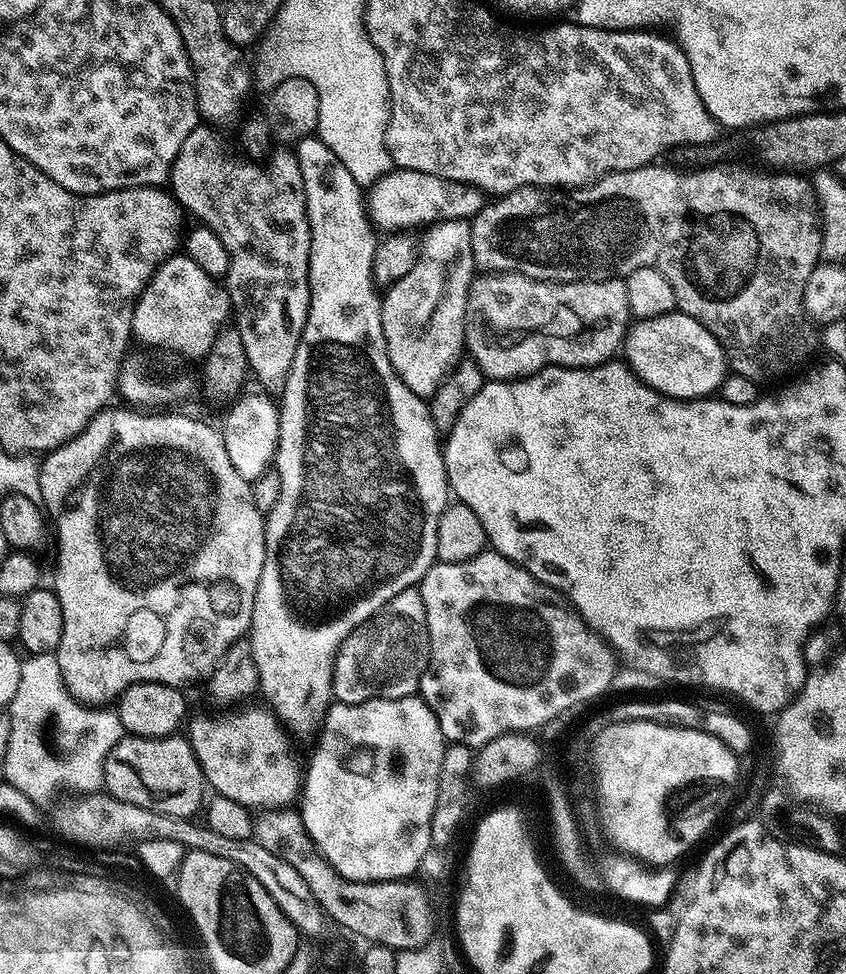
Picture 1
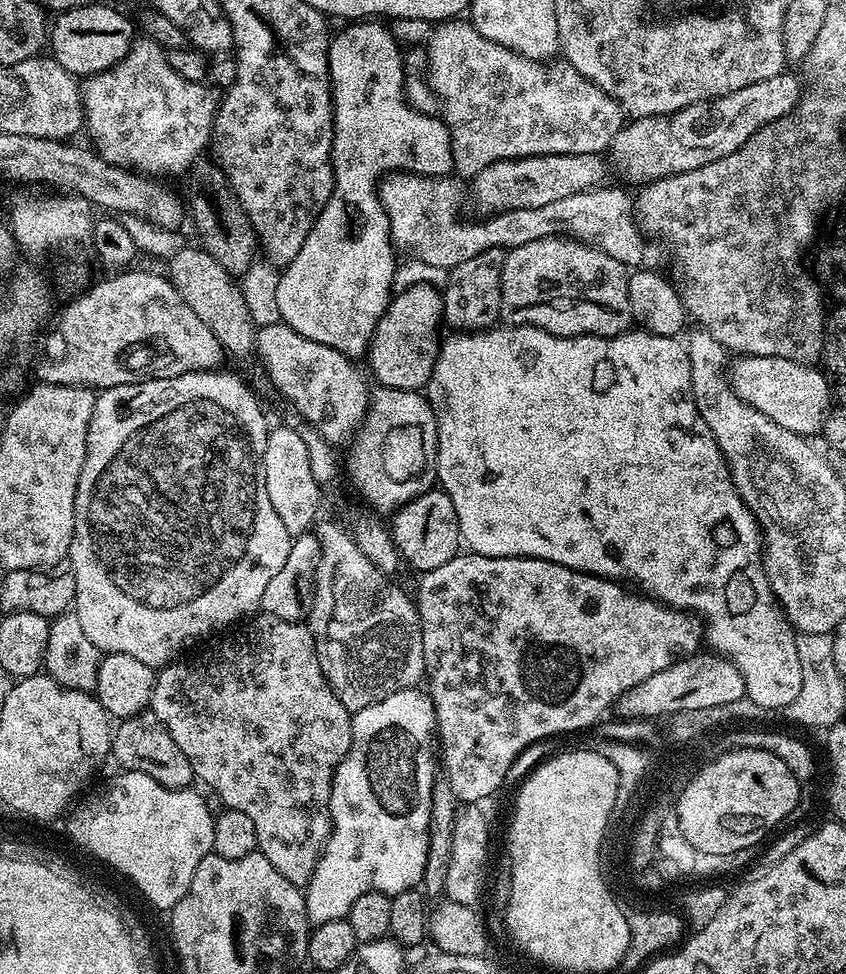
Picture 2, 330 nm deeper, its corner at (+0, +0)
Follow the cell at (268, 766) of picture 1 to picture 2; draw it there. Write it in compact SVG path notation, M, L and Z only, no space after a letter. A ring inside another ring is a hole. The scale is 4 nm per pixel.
M256 614L224 635L219 637L221 640L217 644L202 649L197 656L185 655L183 658L173 660L170 664L165 664L157 671L150 711L164 723L164 729L168 731L170 738L178 742L178 750L186 754L192 767L193 777L197 781L201 780L202 783L209 784L216 791L217 798L224 803L225 809L238 810L246 814L250 822L254 822L257 849L270 862L270 866L274 866L274 870L278 870L278 874L282 874L286 882L291 884L306 882L312 877L312 865L318 862L324 843L332 833L332 815L330 814L332 776L342 762L342 758L350 750L352 716L346 710L346 706L338 702L334 690L328 684L328 679L322 674L322 666L319 665L318 654L315 652L314 638L307 623L300 620L274 618L267 614Z

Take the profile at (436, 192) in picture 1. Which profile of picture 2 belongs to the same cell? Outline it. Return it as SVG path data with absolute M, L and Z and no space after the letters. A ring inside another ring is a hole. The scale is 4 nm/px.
M785 70L779 76L717 100L691 104L669 116L647 116L625 123L606 149L611 175L613 172L618 179L625 180L620 181L625 185L643 186L667 176L698 170L710 162L718 162L718 158L726 158L726 154L734 154L762 126L795 112L802 99L802 87L790 72Z

